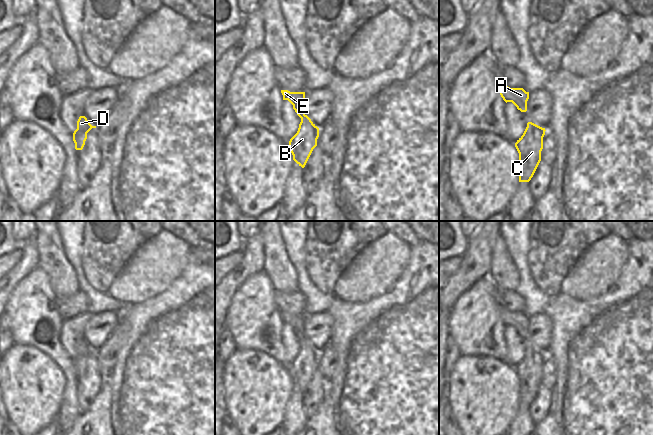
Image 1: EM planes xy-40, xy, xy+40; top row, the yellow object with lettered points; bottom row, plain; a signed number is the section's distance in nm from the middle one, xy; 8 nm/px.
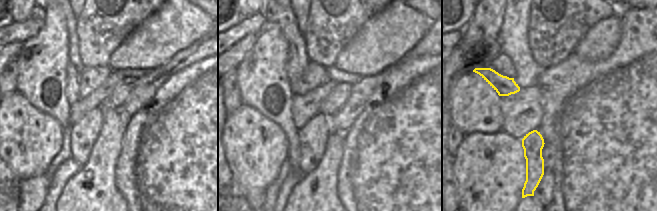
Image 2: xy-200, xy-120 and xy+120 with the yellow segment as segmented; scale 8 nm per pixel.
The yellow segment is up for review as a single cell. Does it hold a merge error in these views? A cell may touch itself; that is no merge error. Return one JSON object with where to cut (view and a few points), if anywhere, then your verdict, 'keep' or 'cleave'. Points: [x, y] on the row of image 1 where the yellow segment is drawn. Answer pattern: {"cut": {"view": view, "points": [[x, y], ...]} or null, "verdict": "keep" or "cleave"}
{"cut": null, "verdict": "keep"}

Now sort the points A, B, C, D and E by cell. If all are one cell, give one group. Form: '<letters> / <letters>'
A B C D E

